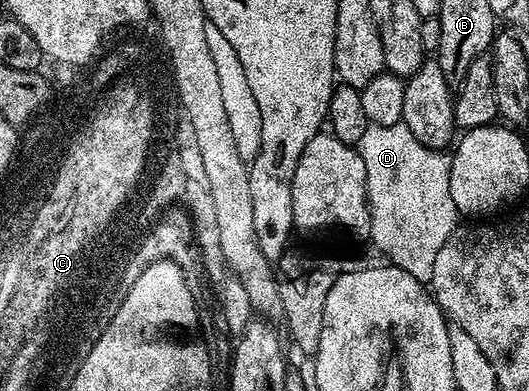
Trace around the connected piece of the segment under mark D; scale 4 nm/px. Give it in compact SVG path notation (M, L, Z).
M398 122L395 125L368 125L367 130L359 143L357 143L359 155L365 164L366 174L366 192L367 202L370 208L370 232L368 239L373 240L376 248L383 254L387 254L386 258L392 265L401 267L403 271L409 272L414 279L424 284L429 284L433 276L434 261L437 260L437 253L441 250L441 246L452 235L459 226L459 213L453 202L452 192L449 187L449 172L451 171L451 160L448 153L435 151L425 148L423 144L411 132L407 125Z

